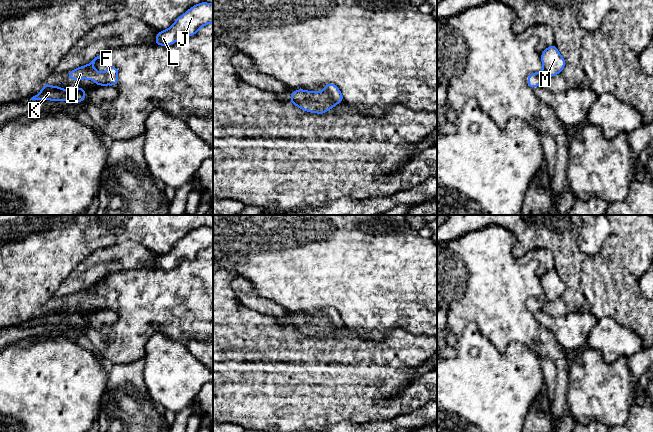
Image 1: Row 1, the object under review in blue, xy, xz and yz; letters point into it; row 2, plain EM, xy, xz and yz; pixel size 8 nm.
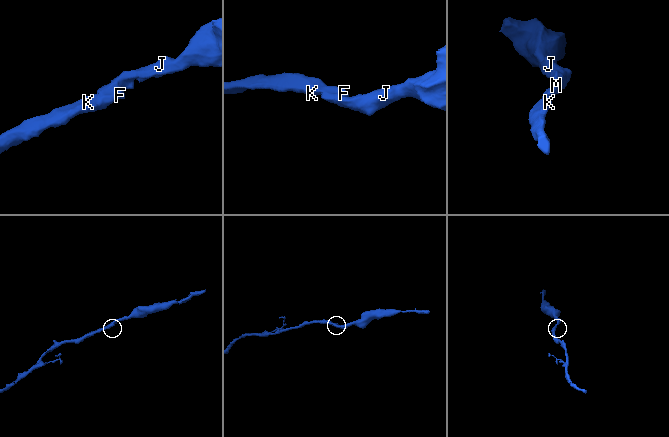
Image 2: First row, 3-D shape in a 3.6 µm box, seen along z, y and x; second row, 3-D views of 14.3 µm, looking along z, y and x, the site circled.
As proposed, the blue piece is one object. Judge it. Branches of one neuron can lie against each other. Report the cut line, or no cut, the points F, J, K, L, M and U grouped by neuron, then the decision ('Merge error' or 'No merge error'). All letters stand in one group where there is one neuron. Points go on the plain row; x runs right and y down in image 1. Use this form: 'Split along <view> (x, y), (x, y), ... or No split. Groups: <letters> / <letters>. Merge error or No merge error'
No split. Groups: F J K L M U. No merge error

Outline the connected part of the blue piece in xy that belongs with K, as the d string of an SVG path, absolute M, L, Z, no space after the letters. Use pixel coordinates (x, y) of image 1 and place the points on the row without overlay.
M47 306L43 308L42 314L30 324L51 324L51 325L74 325L76 327L82 327L85 324L85 318L87 317L81 311L75 311L72 313L61 313L56 310L50 310Z

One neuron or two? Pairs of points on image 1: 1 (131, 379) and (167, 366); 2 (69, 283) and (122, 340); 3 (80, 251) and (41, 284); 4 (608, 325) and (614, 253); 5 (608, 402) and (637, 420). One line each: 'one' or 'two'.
1: two
2: two
3: one
4: two
5: two

